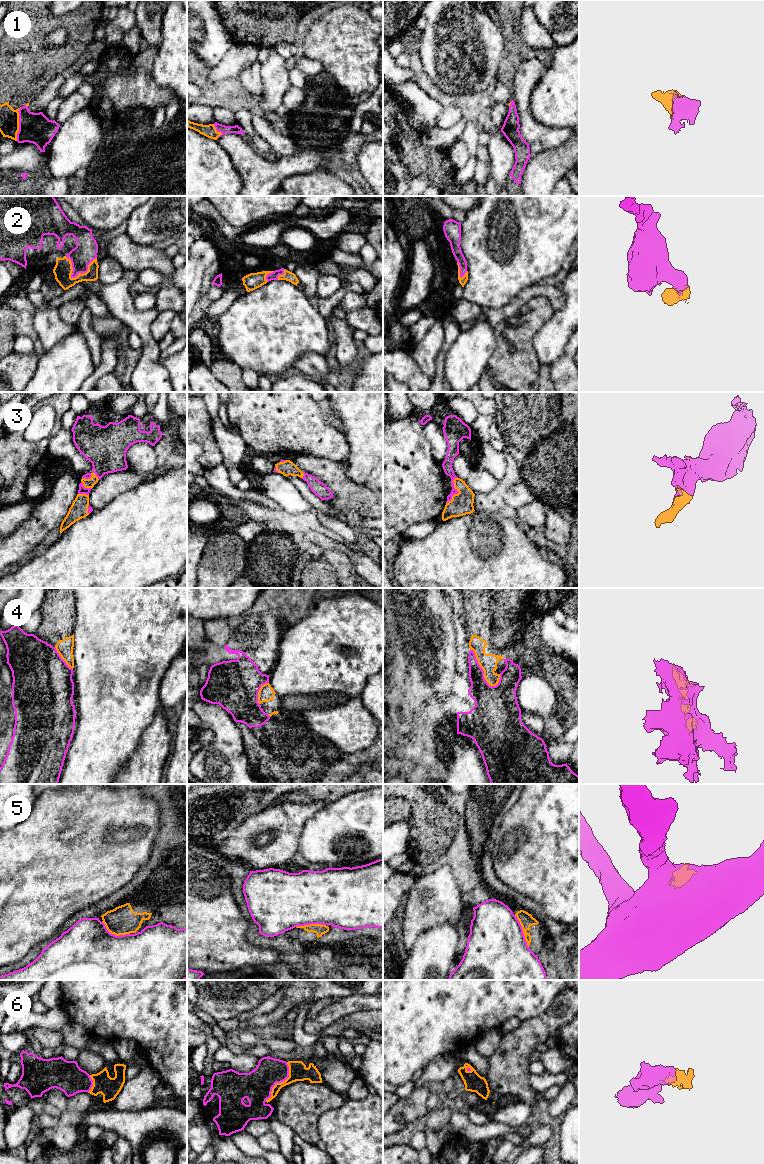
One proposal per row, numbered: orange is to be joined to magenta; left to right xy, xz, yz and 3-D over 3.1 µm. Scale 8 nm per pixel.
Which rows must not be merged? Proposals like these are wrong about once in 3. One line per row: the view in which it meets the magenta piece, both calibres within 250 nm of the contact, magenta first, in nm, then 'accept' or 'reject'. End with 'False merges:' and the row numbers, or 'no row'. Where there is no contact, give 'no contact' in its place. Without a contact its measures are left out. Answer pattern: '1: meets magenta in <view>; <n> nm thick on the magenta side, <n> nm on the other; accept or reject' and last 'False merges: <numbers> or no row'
1: meets magenta in xy; 240 nm thick on the magenta side, 160 nm on the other; accept
2: meets magenta in xy; 180 nm thick on the magenta side, 150 nm on the other; accept
3: meets magenta in yz; 80 nm thick on the magenta side, 180 nm on the other; accept
4: meets magenta in yz; 220 nm thick on the magenta side, 140 nm on the other; reject
5: meets magenta in yz; 480 nm thick on the magenta side, 120 nm on the other; reject
6: meets magenta in xz; 240 nm thick on the magenta side, 140 nm on the other; accept
False merges: 4, 5

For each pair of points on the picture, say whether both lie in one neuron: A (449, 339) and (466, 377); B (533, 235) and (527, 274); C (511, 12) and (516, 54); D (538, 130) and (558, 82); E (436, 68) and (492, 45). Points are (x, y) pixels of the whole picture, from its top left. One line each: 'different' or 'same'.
A: different
B: same
C: same
D: different
E: same

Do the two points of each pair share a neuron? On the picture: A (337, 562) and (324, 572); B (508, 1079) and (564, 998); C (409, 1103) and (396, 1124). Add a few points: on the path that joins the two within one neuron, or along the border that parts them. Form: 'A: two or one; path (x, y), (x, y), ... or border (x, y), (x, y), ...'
A: two; border (320, 559), (323, 559), (333, 568), (337, 577)
B: one; path (511, 1059), (551, 1018)
C: one; path (407, 1108), (396, 1119)

